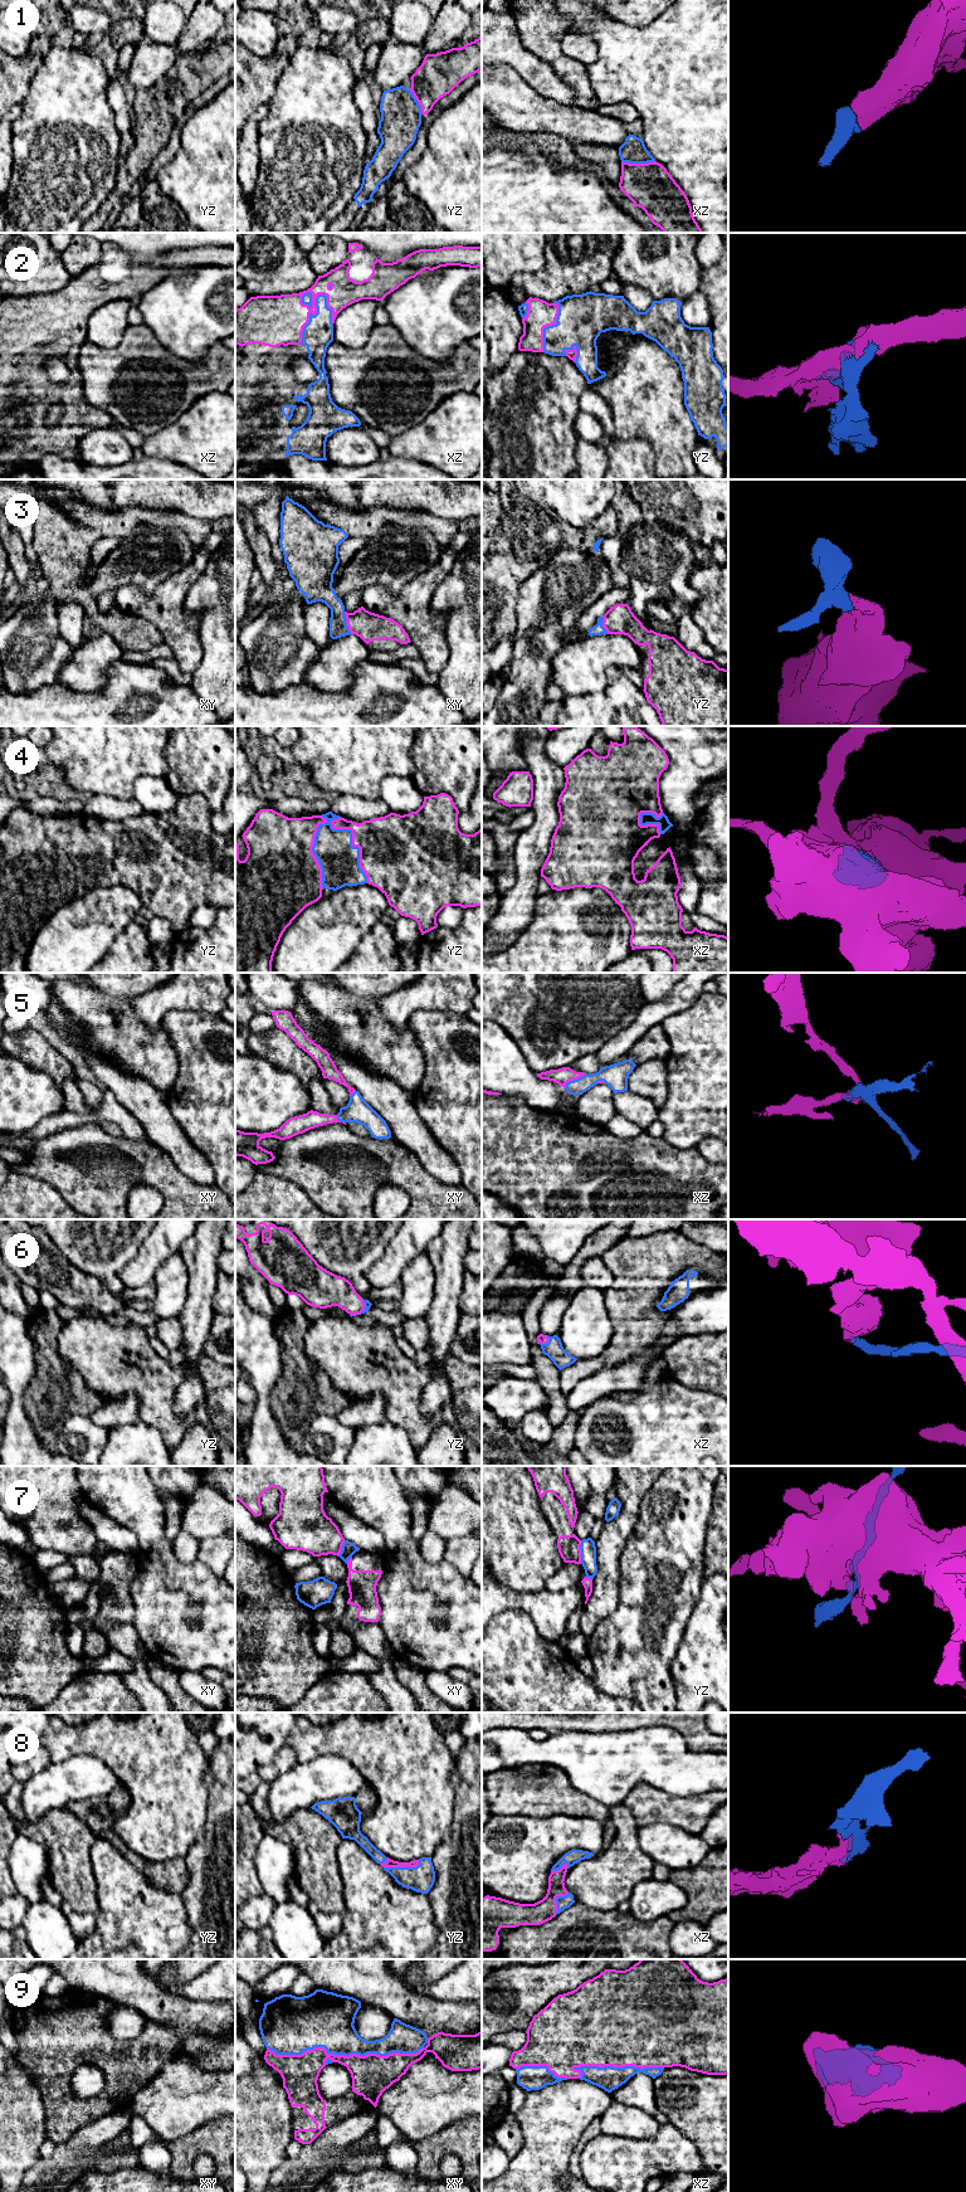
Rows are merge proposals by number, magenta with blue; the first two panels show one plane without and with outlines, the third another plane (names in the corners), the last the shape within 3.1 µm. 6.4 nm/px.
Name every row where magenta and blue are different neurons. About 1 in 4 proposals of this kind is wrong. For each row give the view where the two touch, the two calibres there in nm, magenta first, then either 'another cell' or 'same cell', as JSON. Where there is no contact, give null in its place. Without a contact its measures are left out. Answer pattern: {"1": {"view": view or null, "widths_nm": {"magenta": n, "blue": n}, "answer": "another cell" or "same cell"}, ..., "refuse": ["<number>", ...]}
{"1": {"view": "xz", "widths_nm": {"magenta": 300, "blue": 160}, "answer": "same cell"}, "2": {"view": "xz", "widths_nm": {"magenta": 320, "blue": 190}, "answer": "same cell"}, "3": {"view": "xy", "widths_nm": {"magenta": 180, "blue": 130}, "answer": "same cell"}, "4": {"view": "yz", "widths_nm": {"magenta": 420, "blue": 260}, "answer": "same cell"}, "5": {"view": "xz", "widths_nm": {"magenta": 110, "blue": 140}, "answer": "same cell"}, "6": {"view": "yz", "widths_nm": {"magenta": 220, "blue": 50}, "answer": "same cell"}, "7": {"view": "yz", "widths_nm": {"magenta": 140, "blue": 100}, "answer": "another cell"}, "8": {"view": "yz", "widths_nm": {"magenta": 50, "blue": 170}, "answer": "same cell"}, "9": {"view": "xy", "widths_nm": {"magenta": 260, "blue": 340}, "answer": "same cell"}, "refuse": ["7"]}

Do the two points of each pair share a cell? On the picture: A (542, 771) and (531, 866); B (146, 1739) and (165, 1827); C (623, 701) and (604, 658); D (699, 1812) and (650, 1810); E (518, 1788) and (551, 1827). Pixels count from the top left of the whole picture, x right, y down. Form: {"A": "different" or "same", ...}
{"A": "same", "B": "same", "C": "different", "D": "same", "E": "different"}

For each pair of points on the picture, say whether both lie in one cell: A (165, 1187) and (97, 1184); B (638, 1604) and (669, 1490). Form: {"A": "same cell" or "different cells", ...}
{"A": "same cell", "B": "same cell"}

